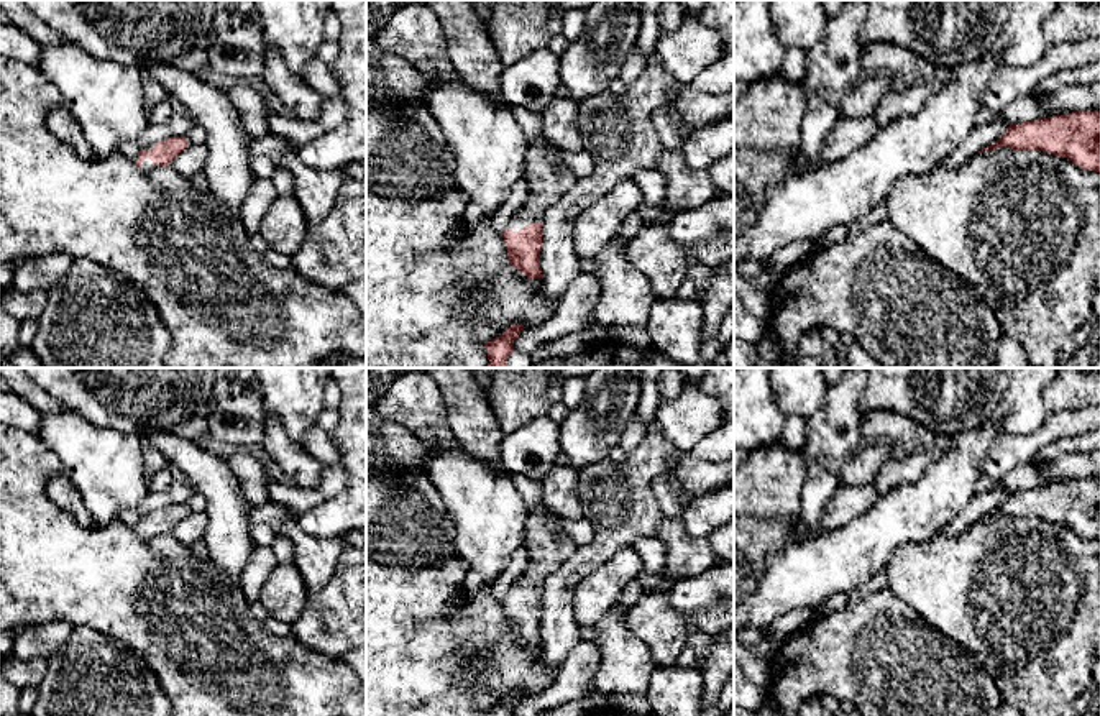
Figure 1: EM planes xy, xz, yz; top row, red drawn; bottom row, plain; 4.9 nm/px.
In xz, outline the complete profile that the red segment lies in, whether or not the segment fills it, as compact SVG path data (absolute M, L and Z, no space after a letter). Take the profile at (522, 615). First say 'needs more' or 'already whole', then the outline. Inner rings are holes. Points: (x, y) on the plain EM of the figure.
needs more; M547 509L542 514L529 514L524 540L529 563L502 601L509 631L529 647L542 645L542 585L576 548L576 544L563 532L561 522L558 516Z

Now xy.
needs more; M172 504L156 511L151 517L141 516L136 534L144 540L156 534L169 534L187 512L186 506Z

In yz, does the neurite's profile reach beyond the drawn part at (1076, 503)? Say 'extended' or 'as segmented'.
as segmented

